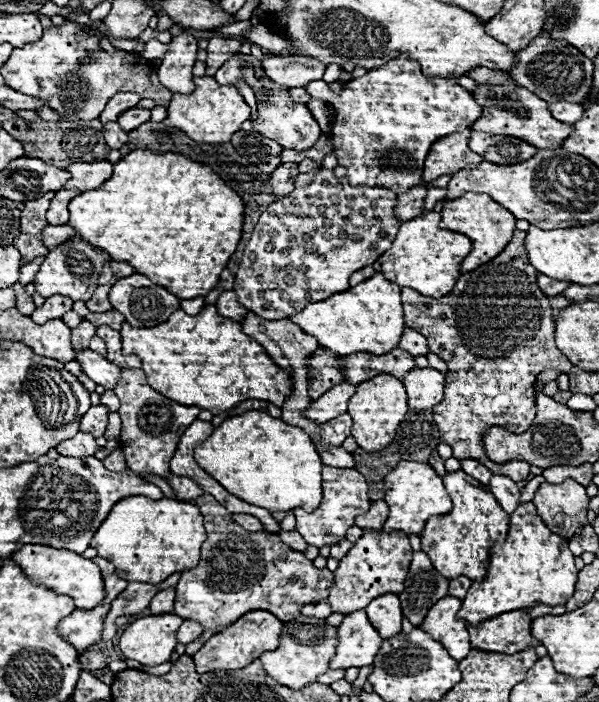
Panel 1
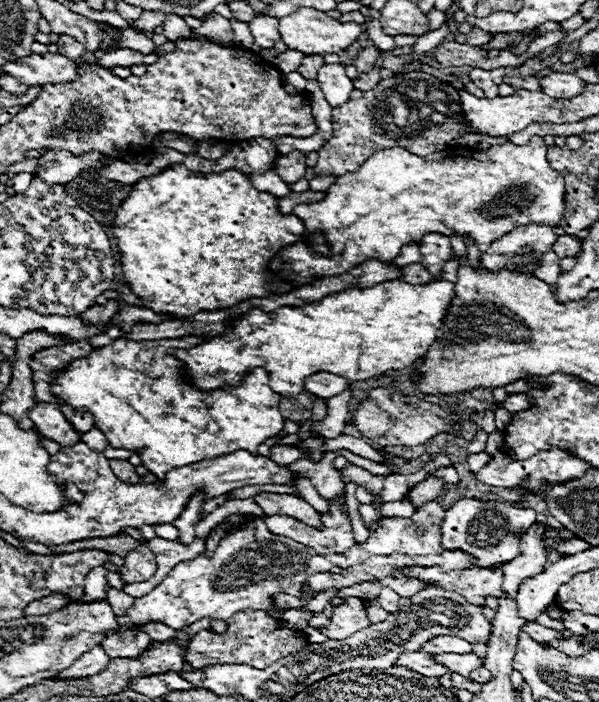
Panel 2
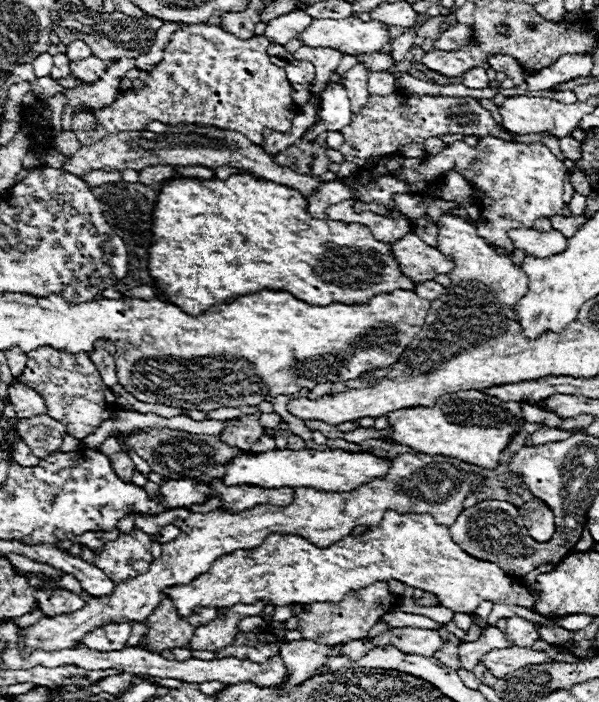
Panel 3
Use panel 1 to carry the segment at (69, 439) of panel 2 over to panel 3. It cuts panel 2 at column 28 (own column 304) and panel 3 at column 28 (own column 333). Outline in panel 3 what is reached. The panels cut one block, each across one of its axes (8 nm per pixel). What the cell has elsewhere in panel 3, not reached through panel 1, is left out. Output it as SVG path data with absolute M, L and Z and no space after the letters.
M12 384L8 388L8 398L16 410L16 418L42 416L48 410L42 396L38 396L38 392L34 392L32 388L28 388L24 384L16 384L16 386Z

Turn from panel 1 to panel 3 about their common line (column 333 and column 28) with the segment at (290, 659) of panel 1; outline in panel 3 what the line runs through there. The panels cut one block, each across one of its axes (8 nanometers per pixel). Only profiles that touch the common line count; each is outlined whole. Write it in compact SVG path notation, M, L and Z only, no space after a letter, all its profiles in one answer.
M402 454L398 458L392 460L390 472L382 478L382 480L372 480L370 484L364 484L362 488L350 490L350 492L318 492L314 488L296 488L294 490L294 502L290 506L254 506L250 510L244 512L224 512L224 510L214 510L208 514L198 514L192 512L186 520L182 520L180 524L180 536L168 544L162 544L162 556L158 560L152 562L150 570L142 576L136 576L132 580L126 580L122 584L118 584L114 588L114 592L110 596L92 596L84 608L80 608L78 612L70 612L70 614L62 614L62 616L42 616L36 624L22 628L22 632L18 632L18 646L22 648L22 654L28 656L34 650L44 650L44 652L56 652L56 650L66 650L66 648L76 648L86 632L92 632L94 628L102 628L106 624L122 624L122 622L144 622L152 610L166 598L164 588L168 586L180 586L180 584L188 584L192 582L196 576L204 574L210 570L212 562L224 554L236 552L236 550L248 550L248 548L256 548L260 546L266 536L270 534L296 534L302 536L306 540L310 540L312 544L318 546L330 546L332 542L348 536L356 526L378 526L382 522L382 516L386 510L394 510L394 512L426 512L432 514L438 524L454 524L458 514L462 512L462 502L468 496L468 492L474 490L474 486L480 482L482 478L474 478L470 464L450 458L450 456L428 456L428 454Z

